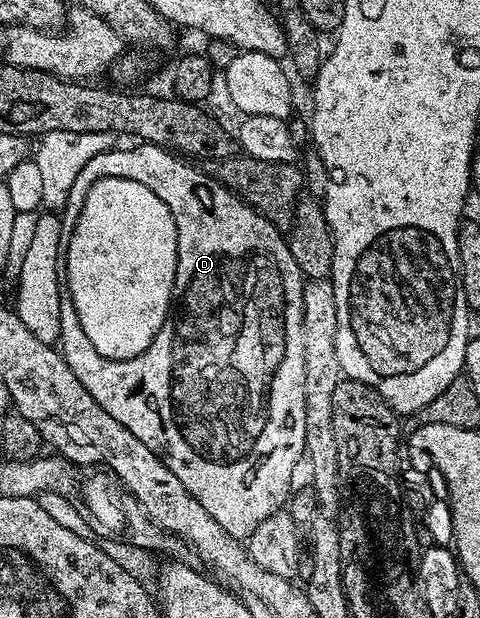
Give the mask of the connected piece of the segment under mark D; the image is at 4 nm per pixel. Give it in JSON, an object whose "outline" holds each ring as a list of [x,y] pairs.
{"outline":[[[158,144],[135,145],[137,148],[128,148],[125,152],[111,150],[94,155],[82,170],[78,170],[78,178],[74,178],[74,186],[70,186],[70,194],[66,198],[66,206],[59,213],[61,230],[64,234],[71,233],[83,208],[84,199],[92,184],[104,178],[133,179],[148,187],[165,203],[173,216],[174,226],[177,230],[177,266],[176,277],[173,282],[172,301],[170,309],[170,323],[166,328],[168,340],[163,335],[158,335],[150,342],[150,346],[141,356],[129,360],[114,361],[98,354],[86,338],[82,324],[72,305],[71,294],[67,291],[60,293],[60,321],[61,336],[58,340],[58,351],[65,360],[66,366],[86,386],[90,398],[110,414],[116,422],[126,426],[134,437],[144,442],[146,446],[167,466],[174,476],[182,482],[182,486],[196,499],[210,514],[214,521],[218,522],[226,534],[235,538],[247,538],[263,520],[268,520],[276,512],[281,511],[289,503],[290,493],[293,491],[292,475],[296,467],[302,464],[305,455],[304,439],[306,438],[306,370],[302,358],[302,338],[300,337],[300,306],[303,292],[303,281],[298,266],[293,262],[285,237],[273,228],[272,223],[262,218],[249,204],[239,200],[228,188],[223,188],[211,175],[199,172],[195,163],[181,158],[175,151],[162,148]]]}

